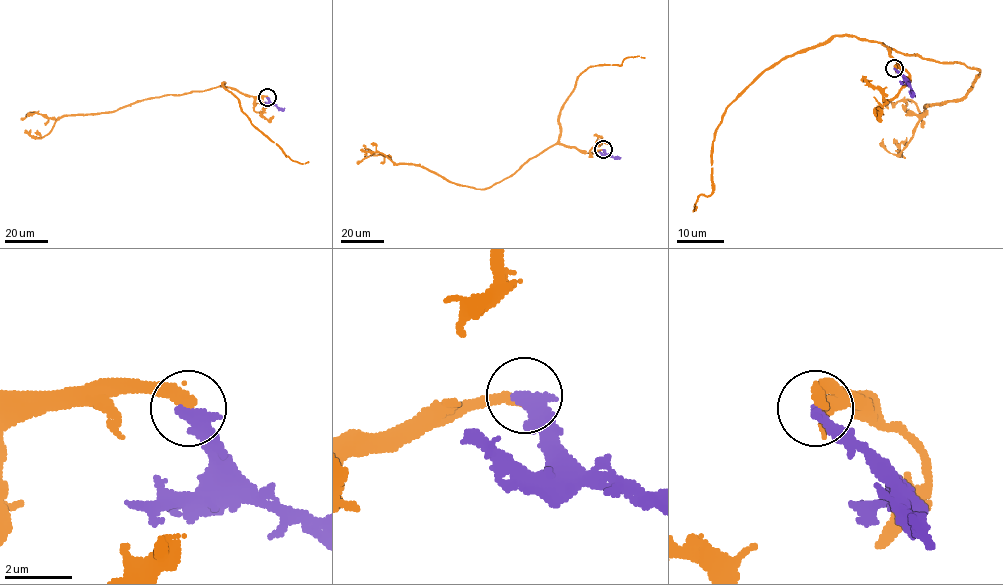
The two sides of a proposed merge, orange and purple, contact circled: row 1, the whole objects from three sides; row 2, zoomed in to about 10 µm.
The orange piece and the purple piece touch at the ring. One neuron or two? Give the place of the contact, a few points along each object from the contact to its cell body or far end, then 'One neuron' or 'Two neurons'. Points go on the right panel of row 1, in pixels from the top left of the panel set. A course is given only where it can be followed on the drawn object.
Place: (894, 68). Course of orange: (895, 68), (902, 65), (883, 44), (980, 72), (961, 99), (925, 107), (899, 155), (894, 139). Course of purple: (895, 68), (911, 91). Two neurons

